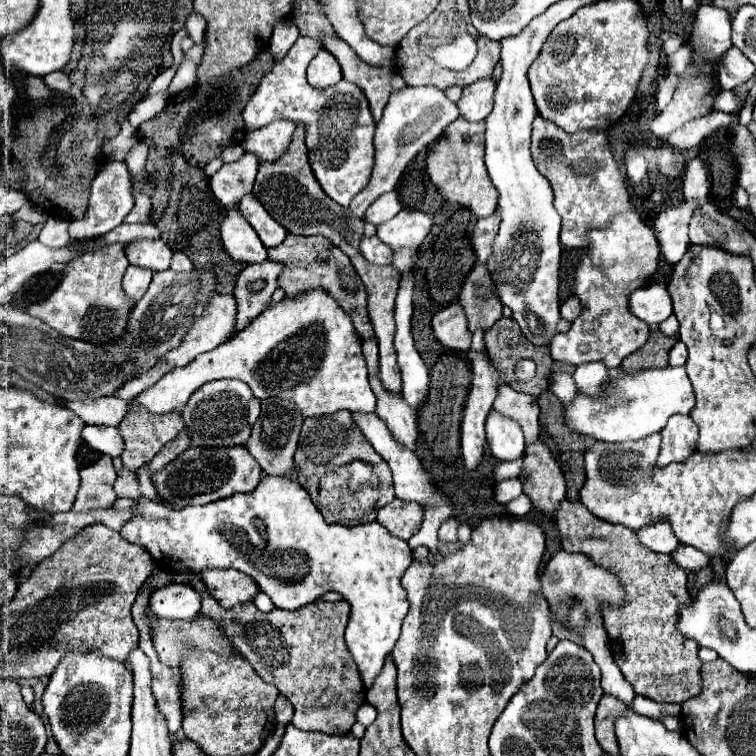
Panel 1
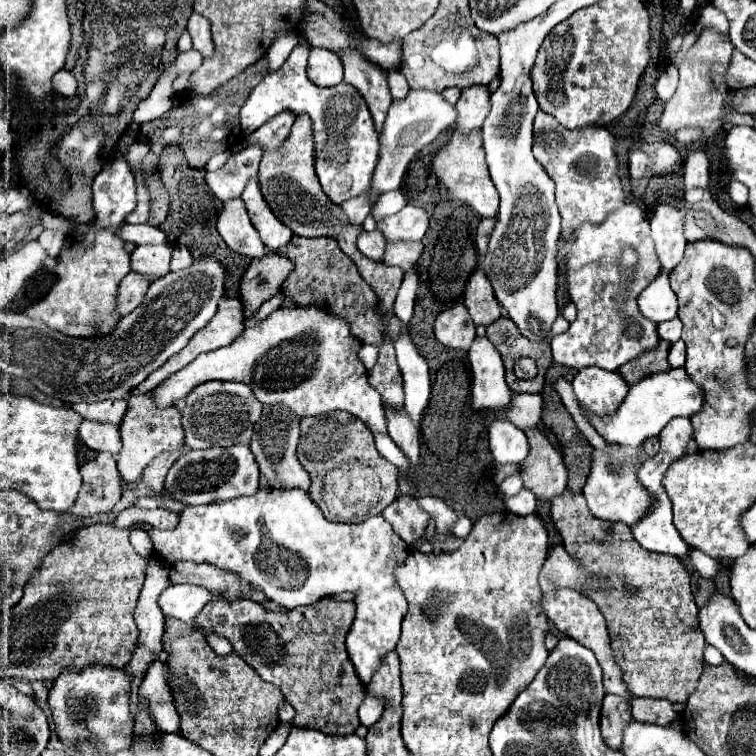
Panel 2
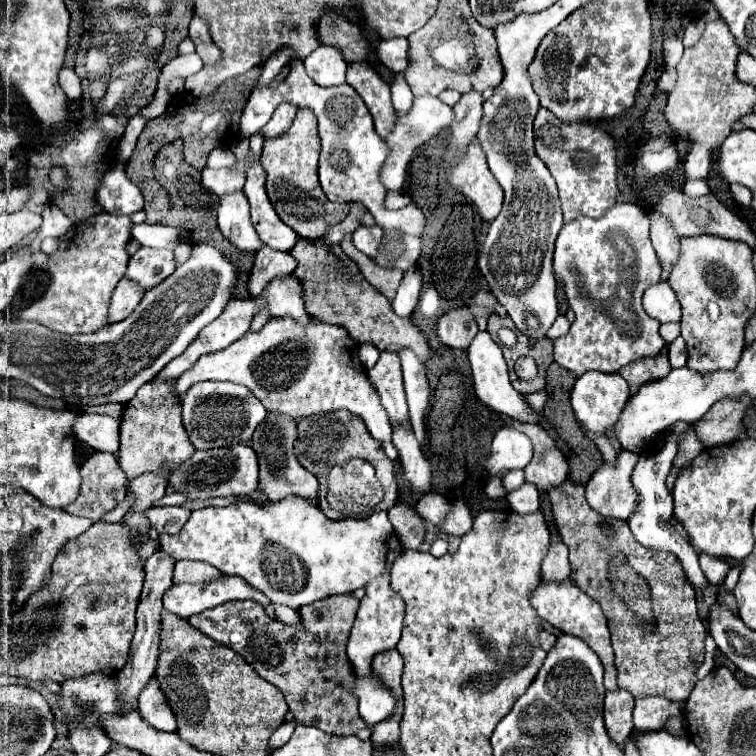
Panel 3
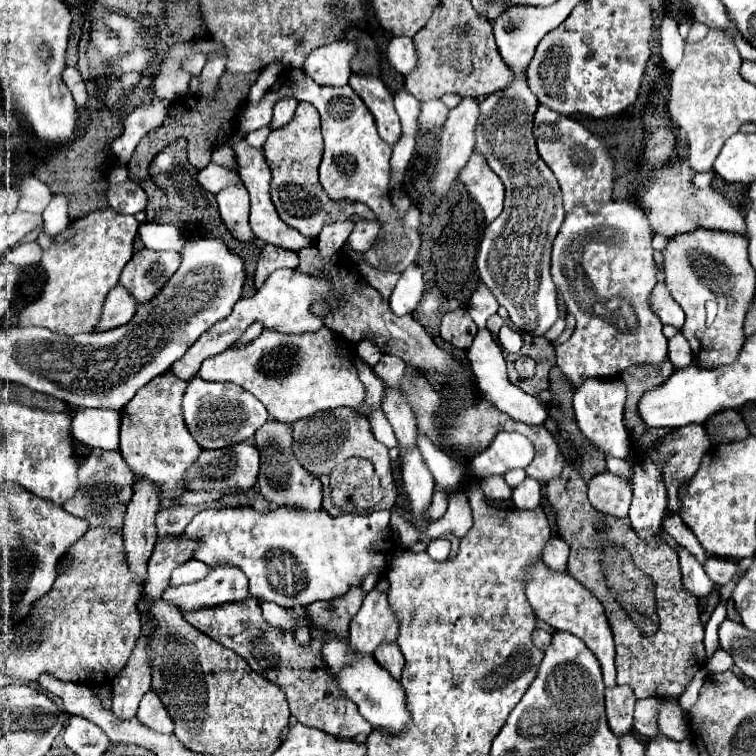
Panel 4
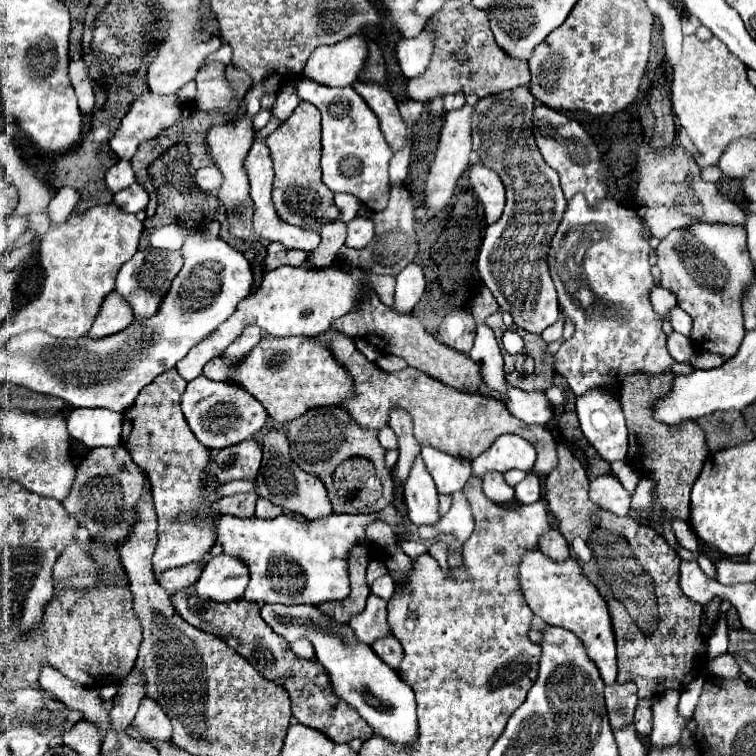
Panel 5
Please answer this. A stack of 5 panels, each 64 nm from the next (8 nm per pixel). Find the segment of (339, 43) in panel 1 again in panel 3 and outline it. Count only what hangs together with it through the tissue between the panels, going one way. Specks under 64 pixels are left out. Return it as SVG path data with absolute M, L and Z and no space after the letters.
M364 62L348 64L346 82L362 96L370 114L374 116L374 126L380 138L386 138L392 132L396 116L390 100L390 86Z

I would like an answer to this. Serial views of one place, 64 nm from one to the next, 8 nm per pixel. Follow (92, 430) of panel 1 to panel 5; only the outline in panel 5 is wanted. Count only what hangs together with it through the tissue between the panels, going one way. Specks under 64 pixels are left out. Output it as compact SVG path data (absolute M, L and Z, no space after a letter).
M76 408L66 418L68 434L88 448L114 447L122 442L122 414L104 408Z

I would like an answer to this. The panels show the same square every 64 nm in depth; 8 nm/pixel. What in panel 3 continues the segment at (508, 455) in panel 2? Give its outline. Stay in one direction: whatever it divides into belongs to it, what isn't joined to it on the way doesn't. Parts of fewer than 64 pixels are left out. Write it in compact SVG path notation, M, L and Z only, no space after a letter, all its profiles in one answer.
M502 426L492 440L490 454L482 468L488 474L502 474L514 468L524 468L532 460L532 442L528 440L526 434Z

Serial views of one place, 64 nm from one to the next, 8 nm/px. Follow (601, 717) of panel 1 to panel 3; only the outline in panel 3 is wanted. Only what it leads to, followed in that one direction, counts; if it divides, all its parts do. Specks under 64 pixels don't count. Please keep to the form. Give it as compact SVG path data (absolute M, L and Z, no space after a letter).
M608 690L604 702L604 722L606 730L616 744L624 744L632 734L632 710L634 710L634 696L628 690Z

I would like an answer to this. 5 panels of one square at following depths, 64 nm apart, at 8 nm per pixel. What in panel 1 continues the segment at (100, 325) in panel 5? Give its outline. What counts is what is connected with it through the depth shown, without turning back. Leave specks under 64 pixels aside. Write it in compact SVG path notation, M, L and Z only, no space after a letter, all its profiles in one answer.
M128 266L124 280L122 280L122 288L124 288L124 294L128 296L128 300L138 302L144 296L144 292L148 290L150 280L152 280L150 270L144 270L140 266Z

